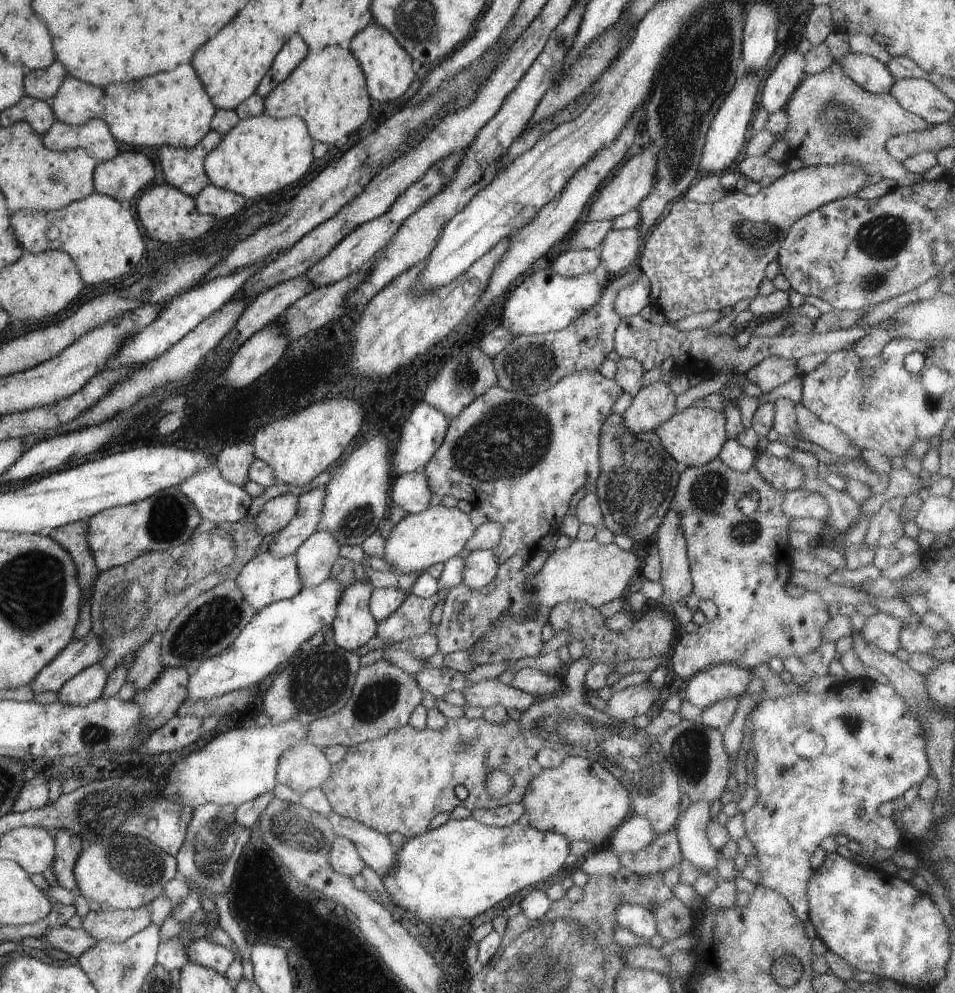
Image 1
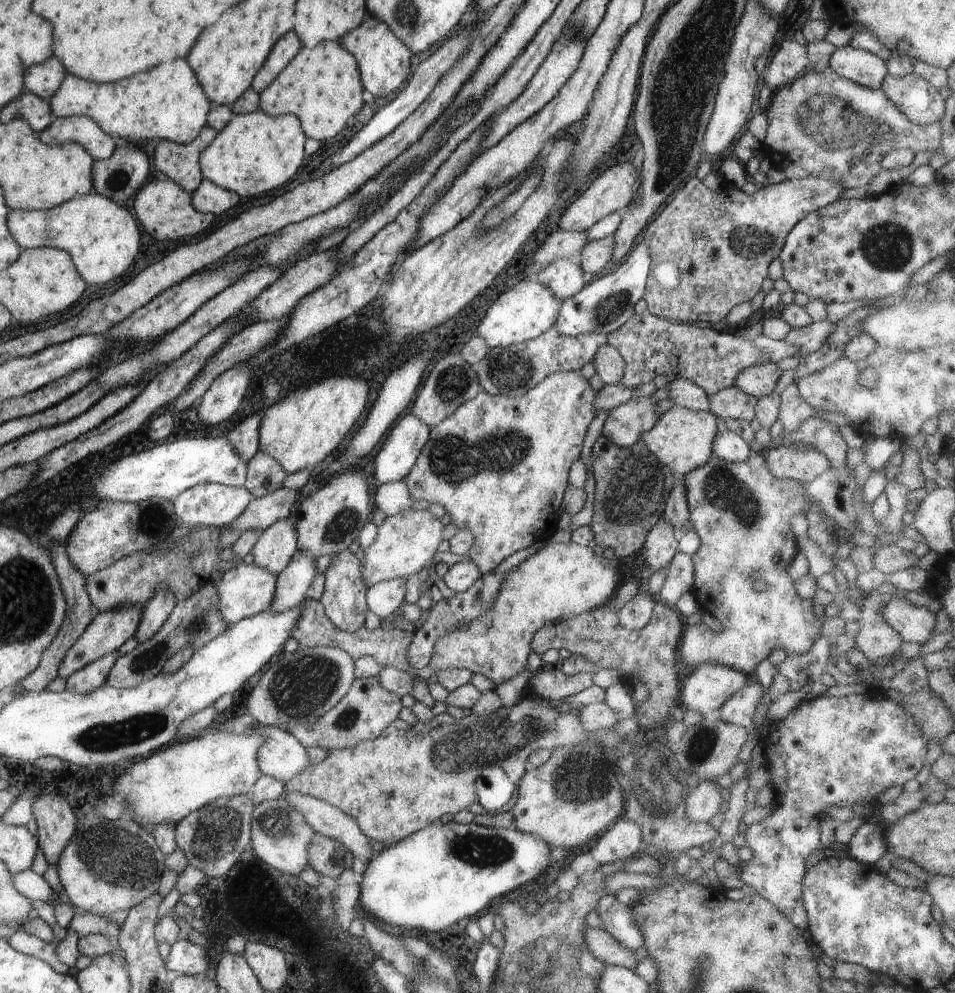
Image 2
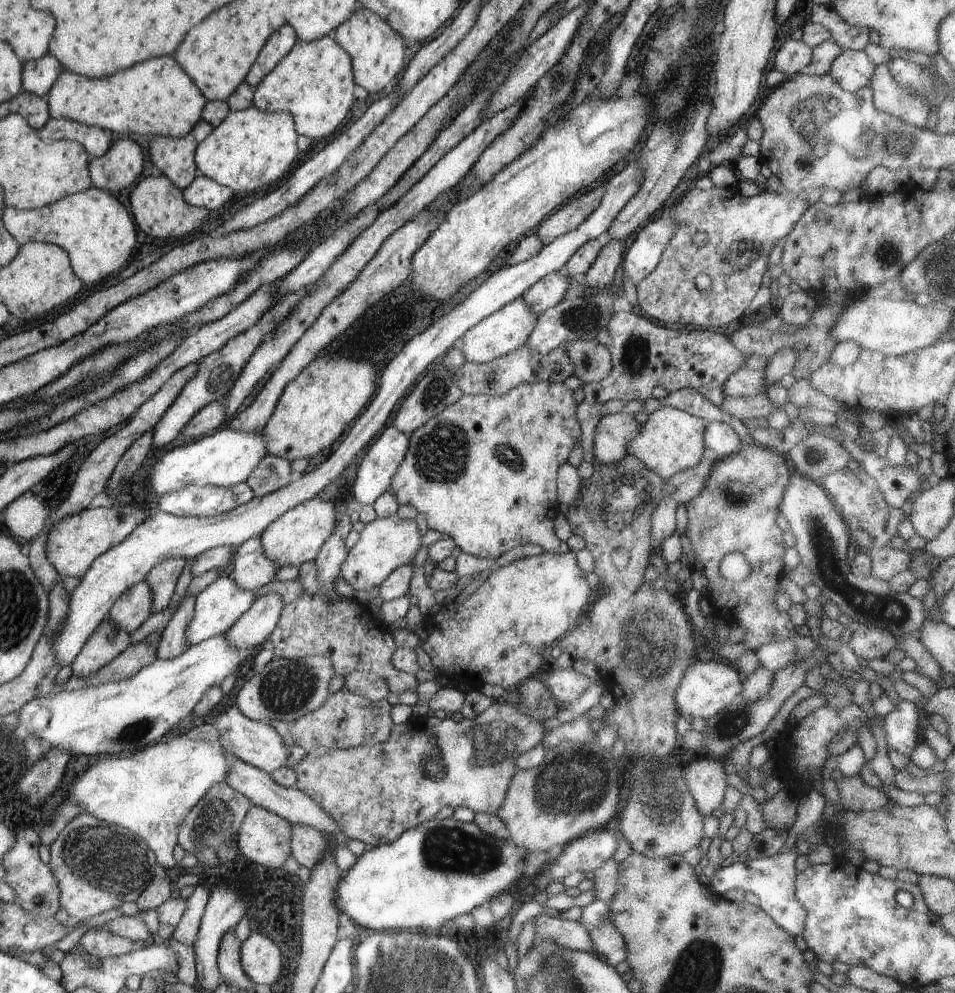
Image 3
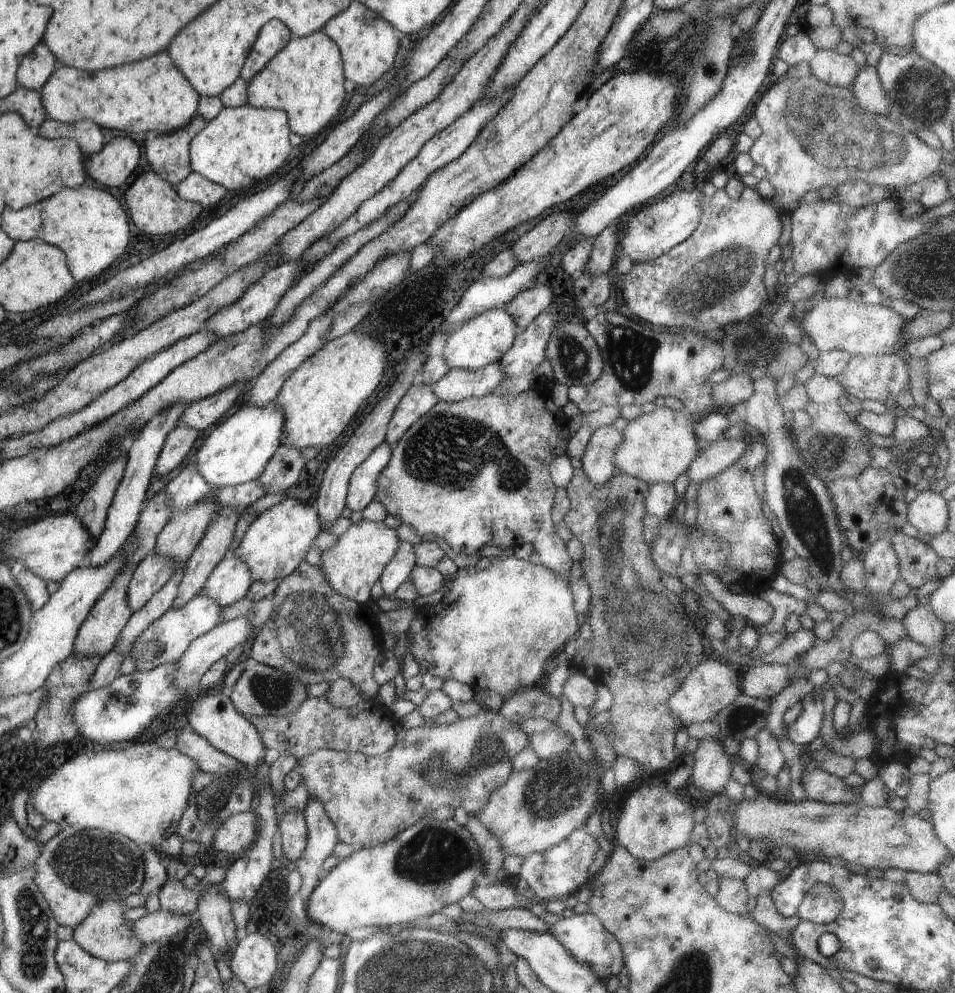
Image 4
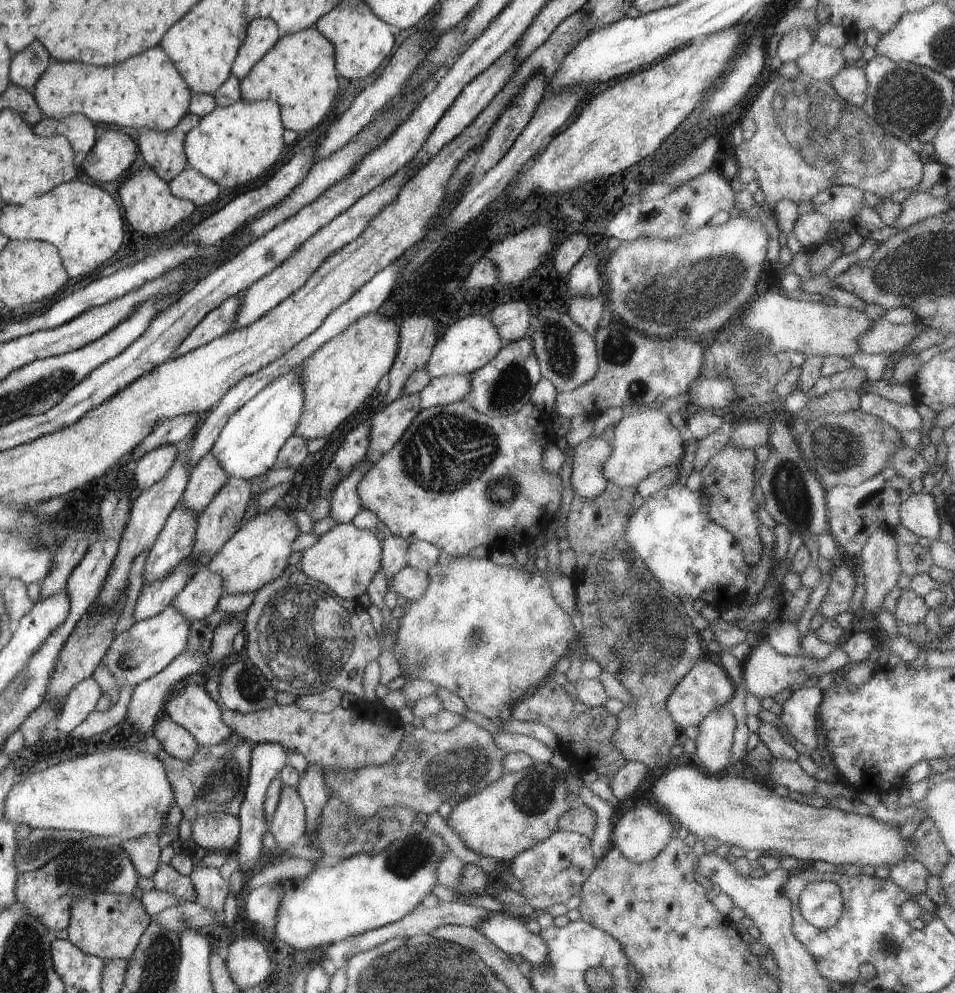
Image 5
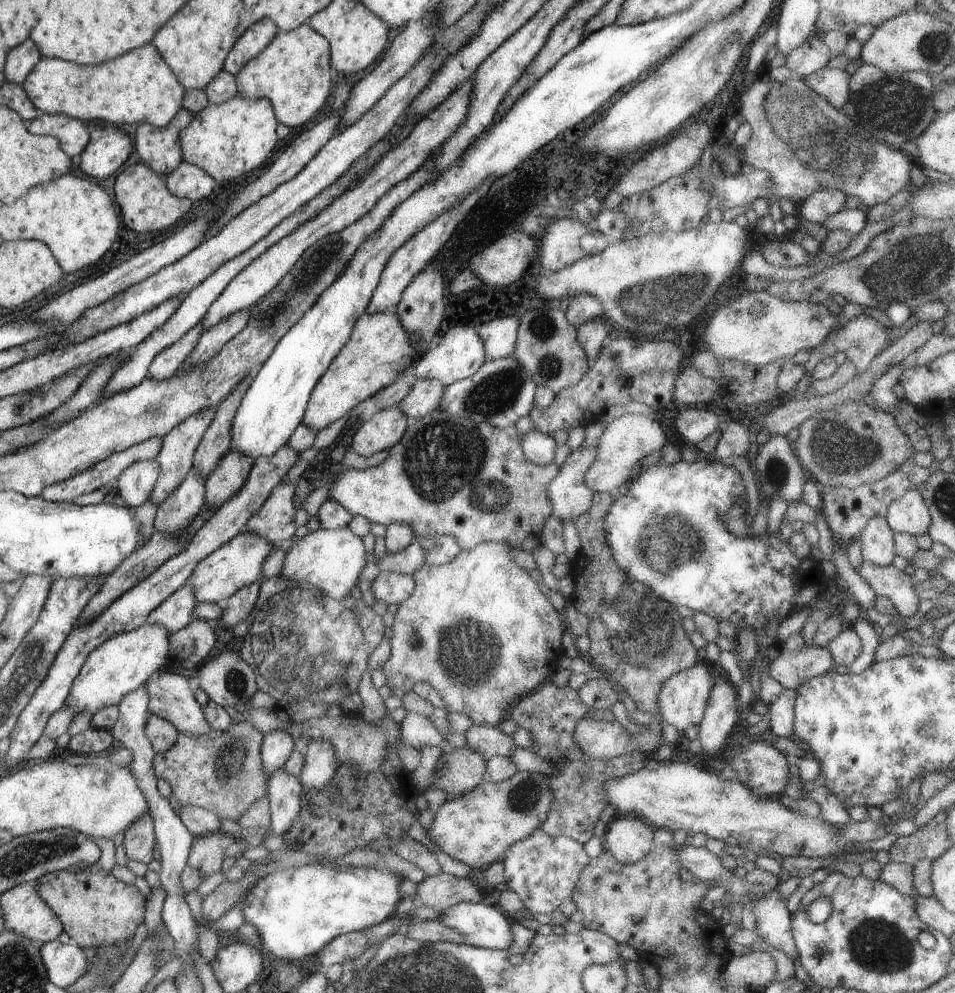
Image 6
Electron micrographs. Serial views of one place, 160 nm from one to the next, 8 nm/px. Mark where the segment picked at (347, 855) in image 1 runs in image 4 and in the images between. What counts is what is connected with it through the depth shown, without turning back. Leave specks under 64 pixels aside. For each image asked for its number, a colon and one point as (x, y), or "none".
2: (327, 856)
3: (308, 845)
4: (293, 829)

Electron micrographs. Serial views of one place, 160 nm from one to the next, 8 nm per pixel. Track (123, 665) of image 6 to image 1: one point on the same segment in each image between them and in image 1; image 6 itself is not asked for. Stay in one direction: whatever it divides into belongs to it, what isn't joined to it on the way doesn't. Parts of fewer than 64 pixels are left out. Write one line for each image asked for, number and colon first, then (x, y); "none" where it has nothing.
1: (264, 580)
2: (246, 590)
3: (218, 606)
4: (165, 641)
5: (149, 645)

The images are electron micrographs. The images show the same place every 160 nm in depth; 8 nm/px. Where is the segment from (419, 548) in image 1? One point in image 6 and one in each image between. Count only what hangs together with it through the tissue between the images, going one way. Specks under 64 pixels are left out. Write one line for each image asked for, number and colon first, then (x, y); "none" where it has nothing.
2: (405, 542)
3: (386, 543)
4: (357, 560)
5: (345, 558)
6: (333, 560)

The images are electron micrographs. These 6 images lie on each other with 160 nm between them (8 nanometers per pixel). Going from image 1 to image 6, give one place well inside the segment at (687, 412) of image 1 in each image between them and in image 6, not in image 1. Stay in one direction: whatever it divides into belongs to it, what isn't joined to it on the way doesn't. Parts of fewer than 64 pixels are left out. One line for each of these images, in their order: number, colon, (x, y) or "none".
2: (682, 439)
3: (671, 440)
4: (657, 447)
5: (645, 440)
6: (625, 442)

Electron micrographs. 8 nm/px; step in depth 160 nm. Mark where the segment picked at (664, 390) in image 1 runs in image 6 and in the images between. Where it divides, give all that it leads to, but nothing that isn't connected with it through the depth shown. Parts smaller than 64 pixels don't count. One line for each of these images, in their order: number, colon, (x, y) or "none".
2: (624, 424)
3: (613, 432)
4: (597, 463)
5: (588, 482)
6: (570, 496)

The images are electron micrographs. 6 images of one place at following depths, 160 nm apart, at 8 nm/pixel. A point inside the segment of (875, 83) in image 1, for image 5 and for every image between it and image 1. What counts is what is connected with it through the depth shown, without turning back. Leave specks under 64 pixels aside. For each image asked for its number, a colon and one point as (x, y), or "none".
2: (861, 67)
3: (852, 70)
4: (833, 68)
5: (821, 62)

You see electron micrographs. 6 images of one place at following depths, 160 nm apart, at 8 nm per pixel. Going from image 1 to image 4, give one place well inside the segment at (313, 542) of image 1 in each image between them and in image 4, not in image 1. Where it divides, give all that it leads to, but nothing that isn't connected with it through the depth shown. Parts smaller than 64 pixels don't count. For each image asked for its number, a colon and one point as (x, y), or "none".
2: (293, 582)
3: (252, 629)
4: (206, 649)

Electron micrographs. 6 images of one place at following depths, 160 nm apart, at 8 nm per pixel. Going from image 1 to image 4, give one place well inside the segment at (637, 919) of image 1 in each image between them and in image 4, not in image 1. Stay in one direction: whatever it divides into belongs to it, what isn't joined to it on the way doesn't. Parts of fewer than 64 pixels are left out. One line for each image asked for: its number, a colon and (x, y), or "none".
2: (617, 918)
3: (609, 945)
4: (584, 935)

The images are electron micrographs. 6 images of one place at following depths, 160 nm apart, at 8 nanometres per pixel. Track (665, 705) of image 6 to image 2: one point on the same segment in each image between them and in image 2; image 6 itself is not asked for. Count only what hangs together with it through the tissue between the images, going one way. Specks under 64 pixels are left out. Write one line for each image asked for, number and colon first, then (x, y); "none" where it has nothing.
2: (709, 686)
3: (706, 688)
4: (712, 685)
5: (705, 686)

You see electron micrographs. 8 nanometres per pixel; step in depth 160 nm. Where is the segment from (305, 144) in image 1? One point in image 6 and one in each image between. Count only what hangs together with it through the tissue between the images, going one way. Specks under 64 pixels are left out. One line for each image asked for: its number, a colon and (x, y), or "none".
2: (254, 153)
3: (250, 149)
4: (244, 142)
5: (233, 145)
6: (228, 140)

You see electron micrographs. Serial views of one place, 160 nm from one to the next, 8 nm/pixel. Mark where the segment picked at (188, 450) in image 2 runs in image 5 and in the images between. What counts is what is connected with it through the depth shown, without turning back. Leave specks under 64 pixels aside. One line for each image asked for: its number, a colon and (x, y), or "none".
3: (228, 457)
4: (237, 451)
5: (248, 446)

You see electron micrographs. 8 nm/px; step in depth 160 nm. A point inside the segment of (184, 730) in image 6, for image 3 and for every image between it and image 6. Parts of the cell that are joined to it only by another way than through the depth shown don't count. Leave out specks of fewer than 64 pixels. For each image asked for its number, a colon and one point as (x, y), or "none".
3: (256, 742)
4: (214, 716)
5: (192, 708)

